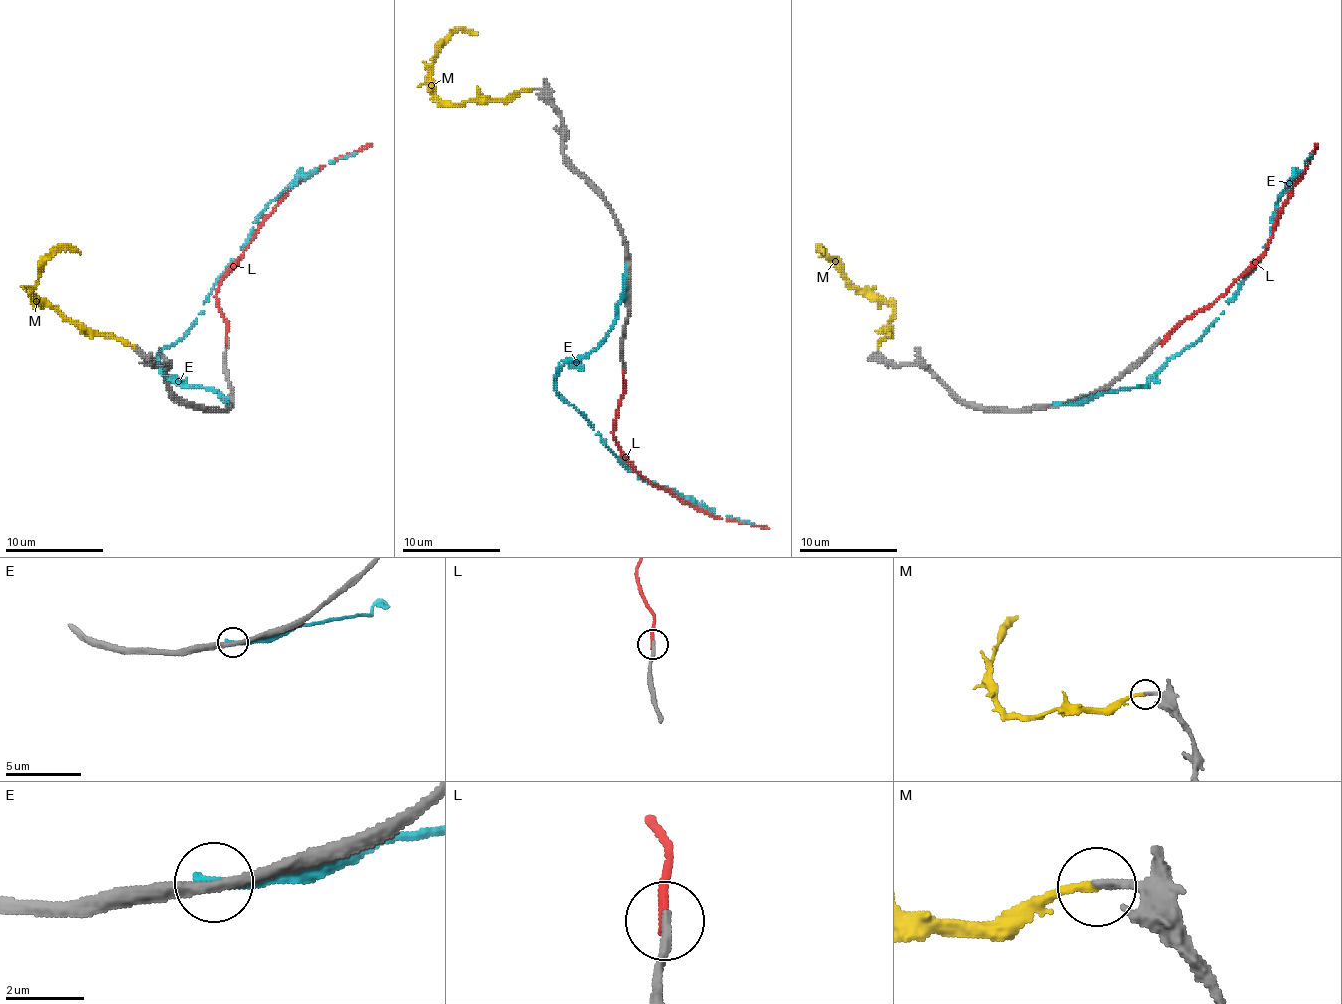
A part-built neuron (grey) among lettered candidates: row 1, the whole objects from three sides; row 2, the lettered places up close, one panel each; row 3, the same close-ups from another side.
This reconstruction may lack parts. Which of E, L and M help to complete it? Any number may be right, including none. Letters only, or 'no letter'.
M

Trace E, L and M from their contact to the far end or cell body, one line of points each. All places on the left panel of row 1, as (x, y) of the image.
E: (228, 405), (218, 392), (176, 385), (161, 370), (159, 353), (203, 311), (255, 217), (302, 178), (356, 153)
L: (226, 340), (226, 321), (218, 308), (216, 291), (233, 261), (245, 249), (253, 232), (297, 183), (371, 143)
M: (134, 345), (107, 335), (90, 335), (65, 321), (33, 294), (38, 269), (58, 249), (75, 249), (80, 254)

